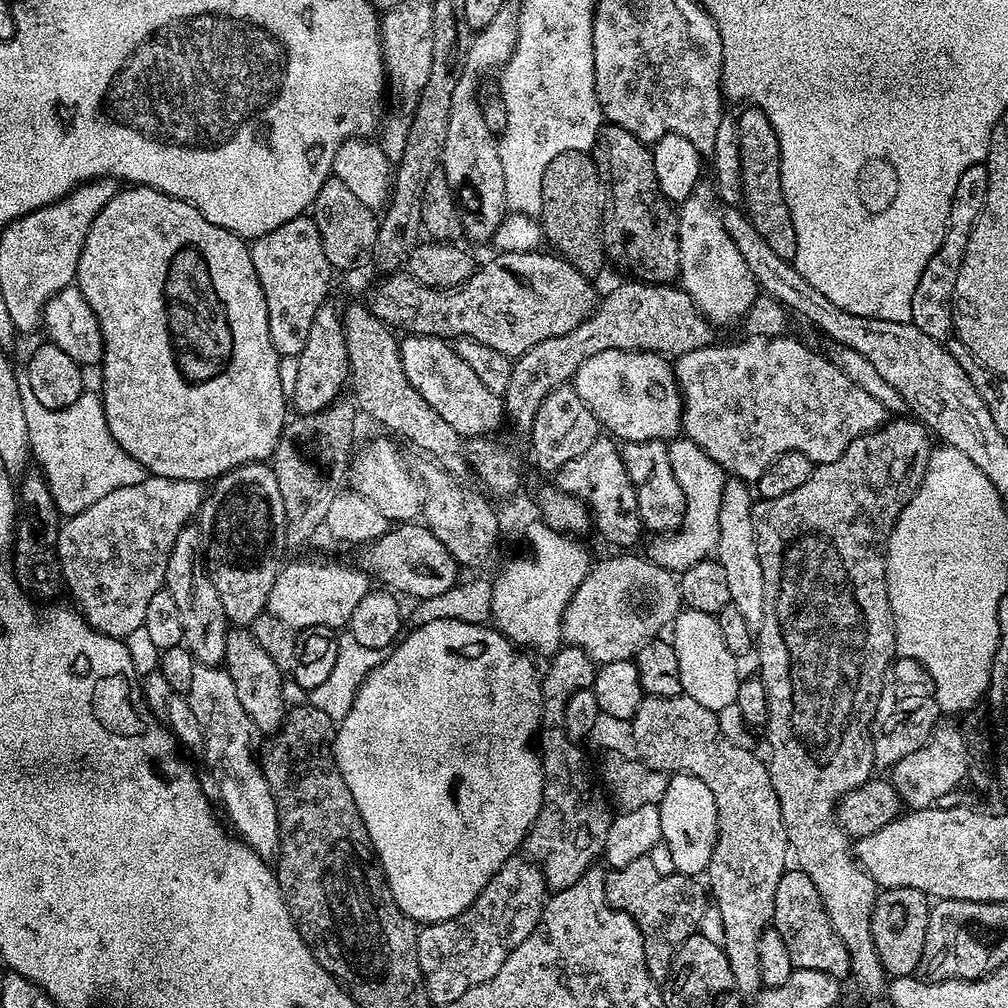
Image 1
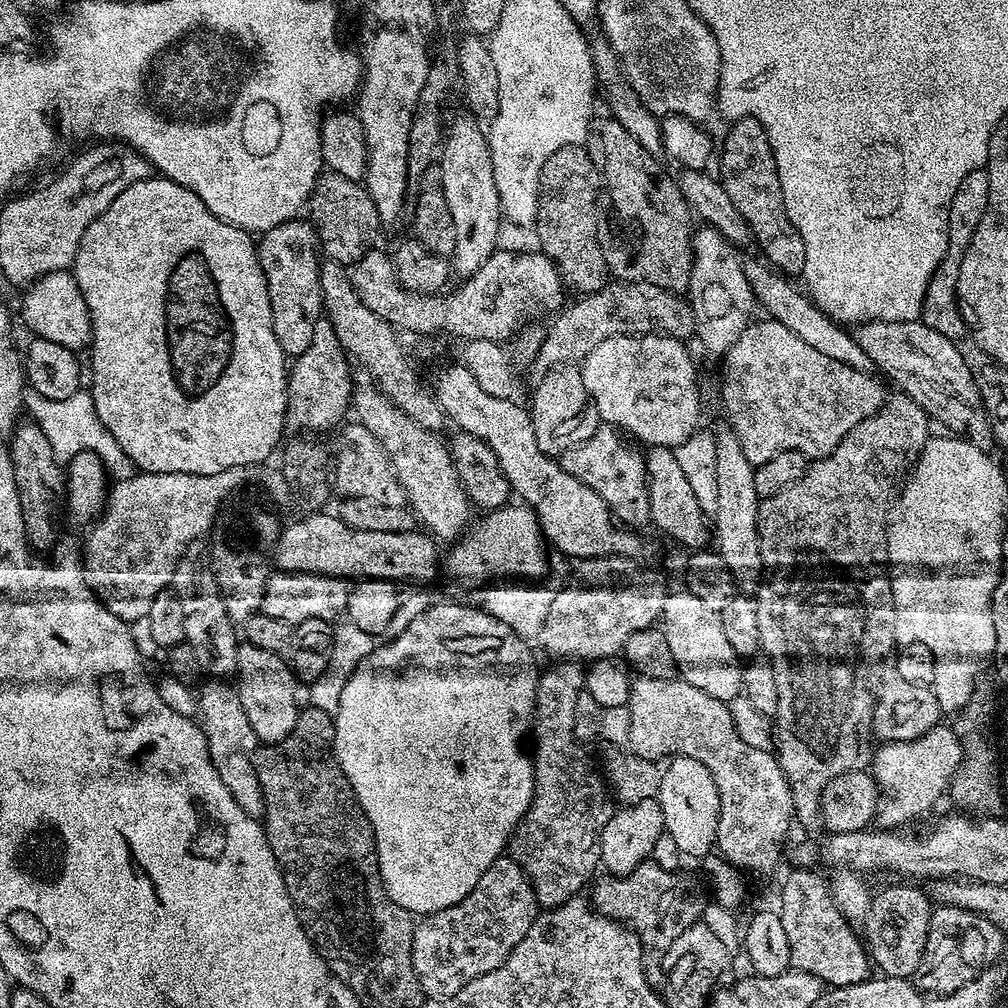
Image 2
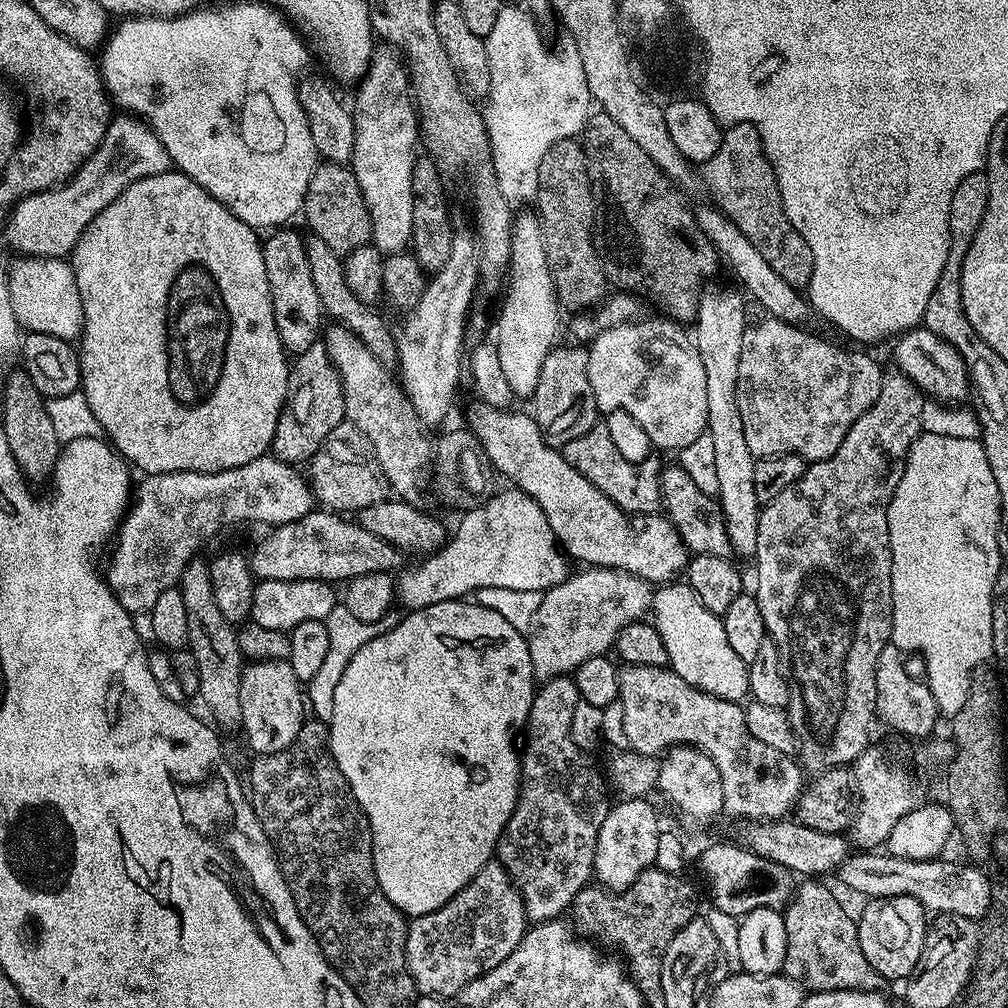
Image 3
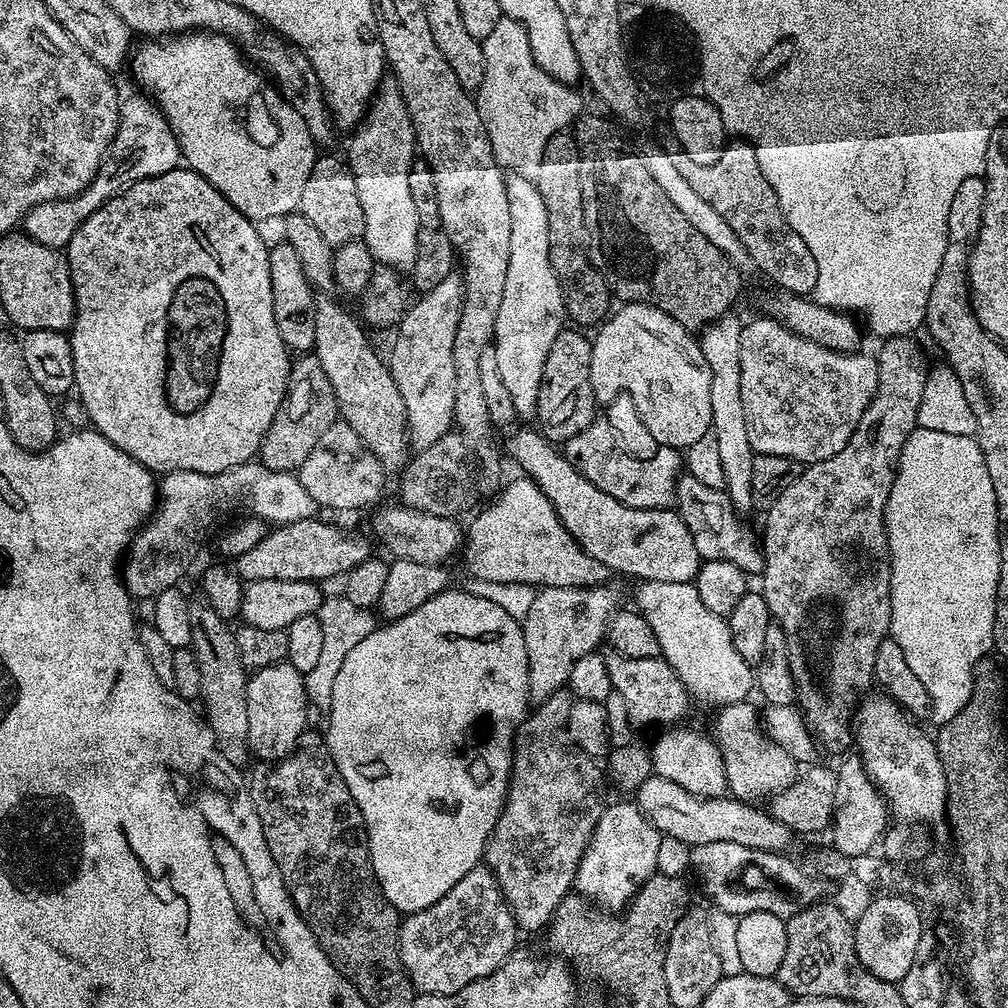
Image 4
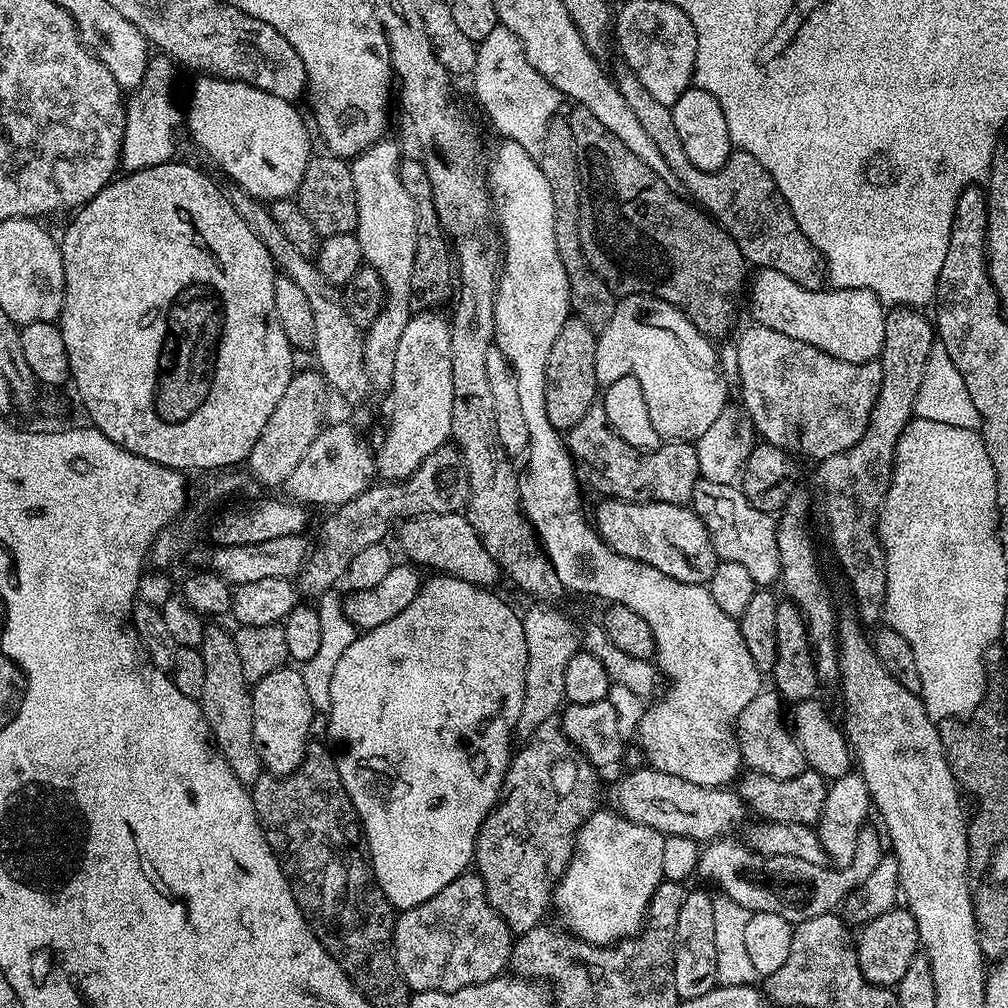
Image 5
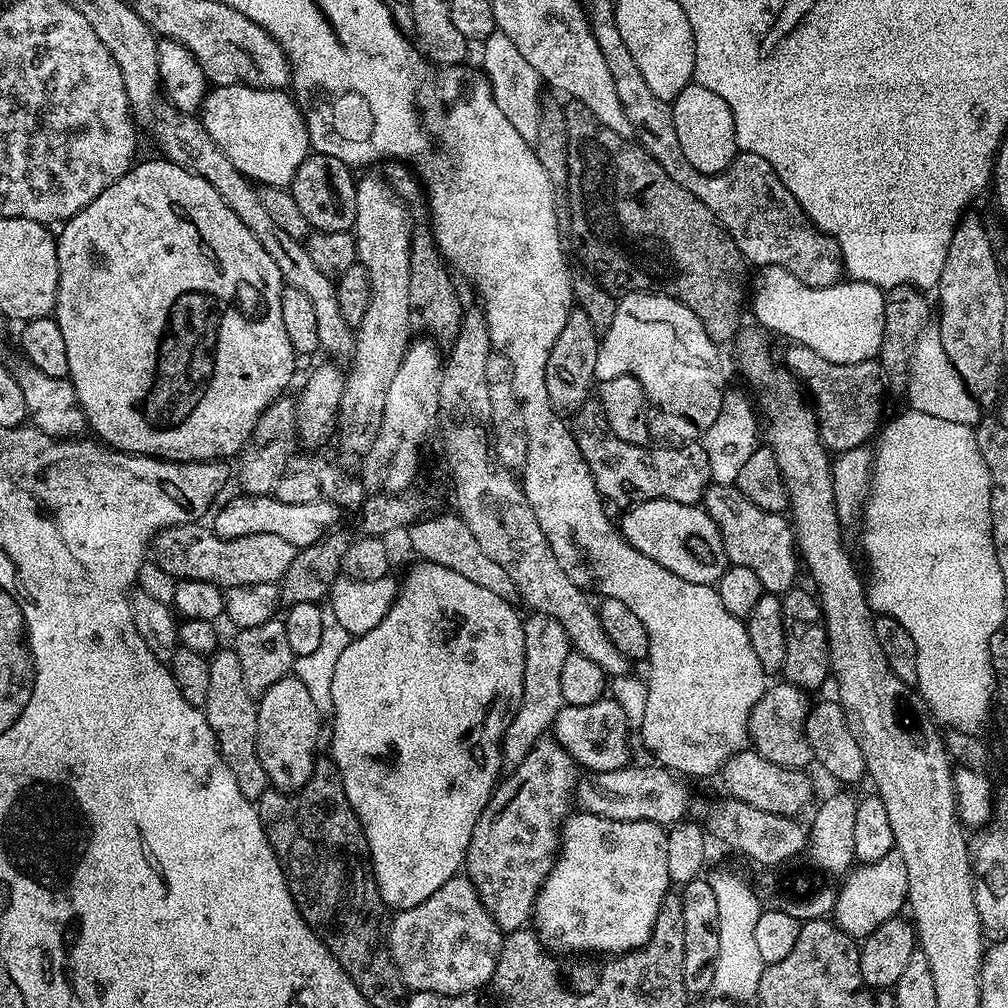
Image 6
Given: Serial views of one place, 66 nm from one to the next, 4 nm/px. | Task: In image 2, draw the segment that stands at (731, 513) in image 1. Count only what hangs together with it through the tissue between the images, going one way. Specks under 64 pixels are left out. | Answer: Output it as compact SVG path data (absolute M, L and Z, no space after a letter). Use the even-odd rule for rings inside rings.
M731 427L715 429L716 453L718 454L718 498L714 505L714 548L722 562L730 566L730 574L741 589L755 589L762 579L764 563L762 546L758 538L758 510L760 495L754 490L755 467L742 454L742 444L738 442ZM716 540L716 544L715 544Z

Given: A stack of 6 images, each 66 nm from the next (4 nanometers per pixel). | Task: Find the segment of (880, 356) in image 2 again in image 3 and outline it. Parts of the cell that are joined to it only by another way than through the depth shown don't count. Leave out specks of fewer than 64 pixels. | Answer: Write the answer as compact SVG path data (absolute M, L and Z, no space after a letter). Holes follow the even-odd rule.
M917 326L908 332L901 332L893 344L896 344L892 348L892 356L896 359L895 367L910 377L925 397L942 405L956 406L964 402L960 400L970 396L970 381L964 359L954 346L950 346L950 342L938 338L938 334L929 328Z

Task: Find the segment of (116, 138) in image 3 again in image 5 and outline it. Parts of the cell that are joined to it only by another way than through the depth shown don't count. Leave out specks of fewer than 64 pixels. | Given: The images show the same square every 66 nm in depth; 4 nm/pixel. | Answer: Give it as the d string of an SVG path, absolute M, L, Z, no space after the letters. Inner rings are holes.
M160 68L156 72L160 80L145 78L142 83L127 97L124 117L124 137L120 151L120 168L125 173L146 170L150 166L165 163L172 152L172 135L176 132L176 123L181 123L182 112L176 109L172 101L172 88L166 81L171 78L172 72L168 68Z

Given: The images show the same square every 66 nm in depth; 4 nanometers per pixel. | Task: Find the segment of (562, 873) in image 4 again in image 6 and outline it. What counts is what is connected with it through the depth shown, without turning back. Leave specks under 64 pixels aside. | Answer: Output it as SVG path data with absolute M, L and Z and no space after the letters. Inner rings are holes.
M552 738L540 740L530 750L530 754L526 754L523 762L497 783L495 792L474 826L463 871L474 886L482 906L486 906L496 925L505 934L525 927L533 919L540 887L556 864L564 822L574 808L574 793L578 783L576 772L578 765L575 758L562 745Z

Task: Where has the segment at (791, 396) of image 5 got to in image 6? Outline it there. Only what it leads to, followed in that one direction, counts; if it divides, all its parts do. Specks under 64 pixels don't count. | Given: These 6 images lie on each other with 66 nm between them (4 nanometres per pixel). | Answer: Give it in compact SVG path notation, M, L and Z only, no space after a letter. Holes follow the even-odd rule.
M793 343L789 348L788 364L797 372L795 375L810 393L811 403L816 409L816 421L820 423L820 437L829 453L839 454L867 445L877 435L882 424L880 415L884 412L886 389L883 366L876 360L858 365L835 365L802 344Z

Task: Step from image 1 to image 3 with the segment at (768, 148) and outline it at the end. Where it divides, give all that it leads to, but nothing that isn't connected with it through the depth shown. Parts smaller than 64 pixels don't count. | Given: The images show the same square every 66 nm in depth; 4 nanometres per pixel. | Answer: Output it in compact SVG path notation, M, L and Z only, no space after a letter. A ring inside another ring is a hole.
M729 124L723 129L714 158L702 165L702 179L707 195L712 195L711 203L754 242L758 254L770 262L782 282L797 290L807 289L814 274L814 254L810 254L802 234L786 218L776 175L754 125Z

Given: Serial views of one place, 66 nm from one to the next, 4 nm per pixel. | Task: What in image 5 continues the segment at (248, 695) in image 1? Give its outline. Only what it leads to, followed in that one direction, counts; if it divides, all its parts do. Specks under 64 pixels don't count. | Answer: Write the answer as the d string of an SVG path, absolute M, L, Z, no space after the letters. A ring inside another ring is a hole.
M285 666L266 674L266 678L251 685L252 709L254 710L254 746L265 773L289 776L302 766L312 732L314 709L310 694L306 694L306 682L302 682L300 668Z

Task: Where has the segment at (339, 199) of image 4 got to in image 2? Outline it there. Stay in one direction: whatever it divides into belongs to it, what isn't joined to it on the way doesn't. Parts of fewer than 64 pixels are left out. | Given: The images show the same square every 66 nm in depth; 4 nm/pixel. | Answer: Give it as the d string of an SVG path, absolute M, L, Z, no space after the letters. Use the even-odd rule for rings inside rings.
M325 171L317 180L306 205L310 223L316 229L316 238L323 255L345 266L360 261L373 251L376 235L382 231L380 215L367 188L359 180L351 180L337 172Z

